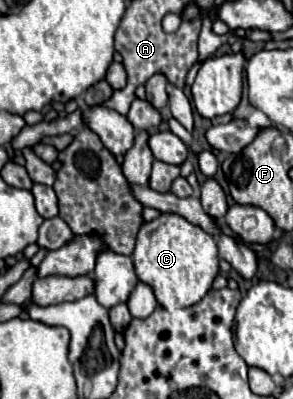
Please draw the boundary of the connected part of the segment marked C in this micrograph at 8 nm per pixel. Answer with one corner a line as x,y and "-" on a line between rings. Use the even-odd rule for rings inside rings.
163,212
157,220
143,222
139,228
133,264
137,278
153,288
161,306
193,306
197,300
201,300
201,296
205,296
213,278
219,274
217,242
211,234
187,222
183,216

